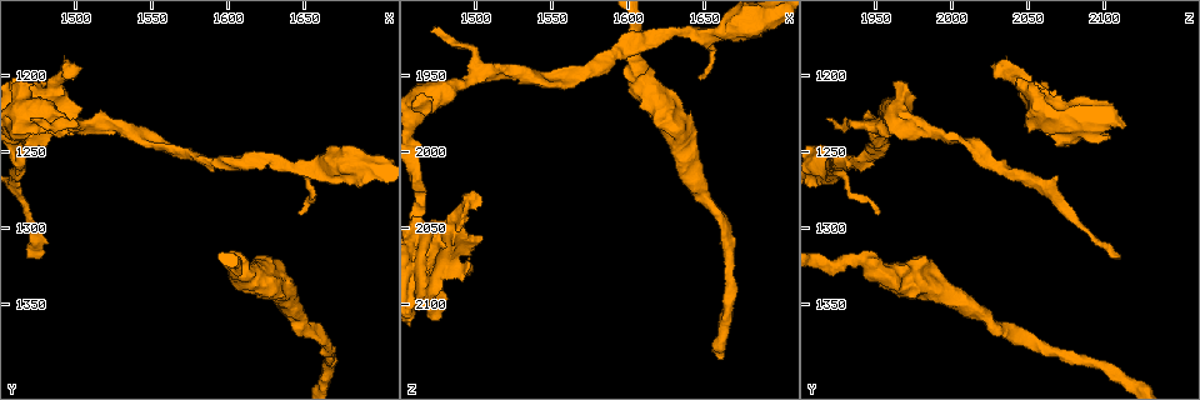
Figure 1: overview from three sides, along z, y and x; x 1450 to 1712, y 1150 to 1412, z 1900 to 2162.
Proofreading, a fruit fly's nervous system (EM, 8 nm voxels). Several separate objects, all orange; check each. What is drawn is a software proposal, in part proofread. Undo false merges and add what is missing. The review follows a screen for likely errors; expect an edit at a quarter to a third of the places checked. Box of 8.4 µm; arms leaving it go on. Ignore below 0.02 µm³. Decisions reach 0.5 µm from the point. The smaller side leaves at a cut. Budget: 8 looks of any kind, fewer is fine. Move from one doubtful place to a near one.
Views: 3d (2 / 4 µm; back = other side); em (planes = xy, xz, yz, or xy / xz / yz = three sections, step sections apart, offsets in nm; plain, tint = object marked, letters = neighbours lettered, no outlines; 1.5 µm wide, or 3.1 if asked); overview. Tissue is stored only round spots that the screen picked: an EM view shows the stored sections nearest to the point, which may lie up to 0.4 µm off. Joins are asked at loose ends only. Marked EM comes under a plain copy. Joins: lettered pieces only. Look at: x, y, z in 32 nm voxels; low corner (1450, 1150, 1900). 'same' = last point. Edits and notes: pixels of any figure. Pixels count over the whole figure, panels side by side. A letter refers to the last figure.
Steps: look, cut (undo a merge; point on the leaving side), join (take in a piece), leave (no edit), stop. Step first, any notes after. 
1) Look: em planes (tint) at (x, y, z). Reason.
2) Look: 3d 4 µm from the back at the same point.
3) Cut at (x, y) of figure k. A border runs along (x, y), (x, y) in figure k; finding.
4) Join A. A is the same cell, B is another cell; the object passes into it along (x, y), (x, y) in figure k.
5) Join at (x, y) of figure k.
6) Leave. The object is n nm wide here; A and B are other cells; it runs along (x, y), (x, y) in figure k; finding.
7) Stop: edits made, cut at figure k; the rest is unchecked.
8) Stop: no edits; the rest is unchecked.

Look: em planes (letters) at (1472, 1230, 1920). Free end.

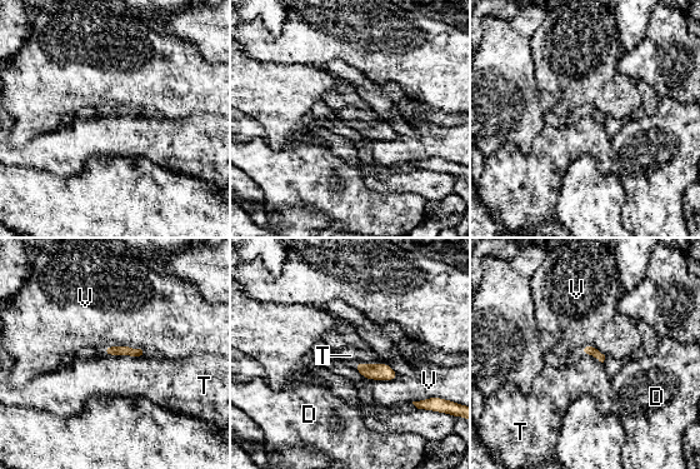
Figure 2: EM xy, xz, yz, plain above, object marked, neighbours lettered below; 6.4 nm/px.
Leave. D, T and V are other cells; a border runs along (389, 365), (356, 363), (353, 367) in figure 2; none of them fits.

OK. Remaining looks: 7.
Look: em yz step 4 (letters) at (1504, 1194, 2030). Branch stops here.

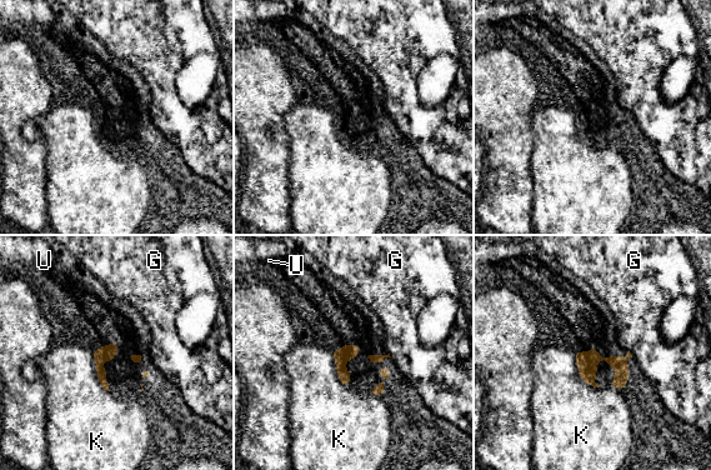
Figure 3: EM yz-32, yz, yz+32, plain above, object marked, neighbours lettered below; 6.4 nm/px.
Look: em planes (letters) at the same point.

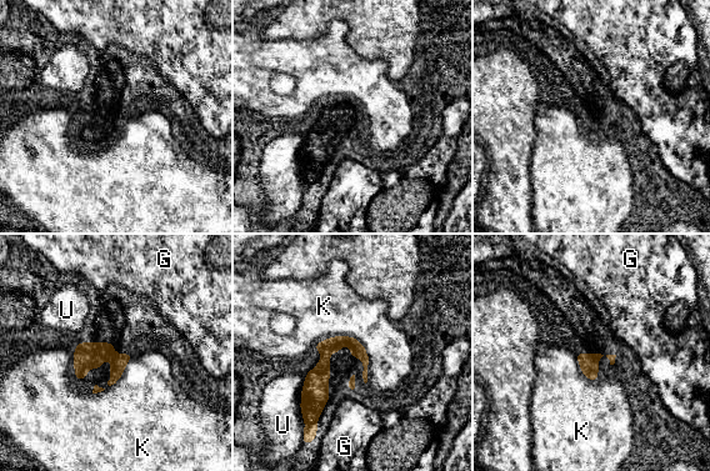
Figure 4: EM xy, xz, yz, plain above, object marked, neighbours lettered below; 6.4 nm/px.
Leave. The longest contact is with K, 420 nm; G, K and U are other cells; it runs along (351, 340), (325, 355), (319, 397) in figure 4; no lettered piece goes on from it.

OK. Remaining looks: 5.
Look: 3d 4 µm at (1654, 1262, 1922). Sudden change in width.

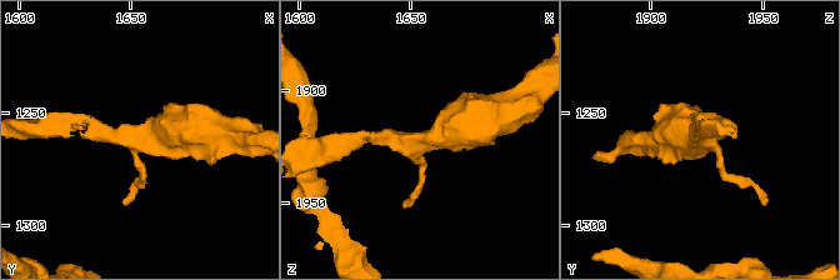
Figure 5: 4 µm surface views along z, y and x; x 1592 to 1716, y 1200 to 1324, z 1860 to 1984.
Look: em planes (letters) at (1654, 1261, 1923).

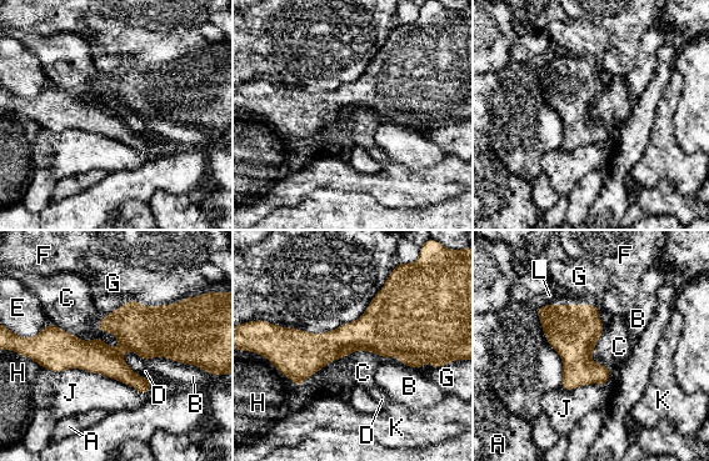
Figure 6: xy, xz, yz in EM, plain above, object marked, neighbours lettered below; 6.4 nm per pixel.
Leave. The longest contact is with J, 700 nm; A, B, C, D, E, F, G, H, J, K and L are other cells; it runs along (253, 344), (388, 341), (403, 356) in figure 6; one neuron here.

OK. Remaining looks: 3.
Stop: no edits; the rest is unchecked.

